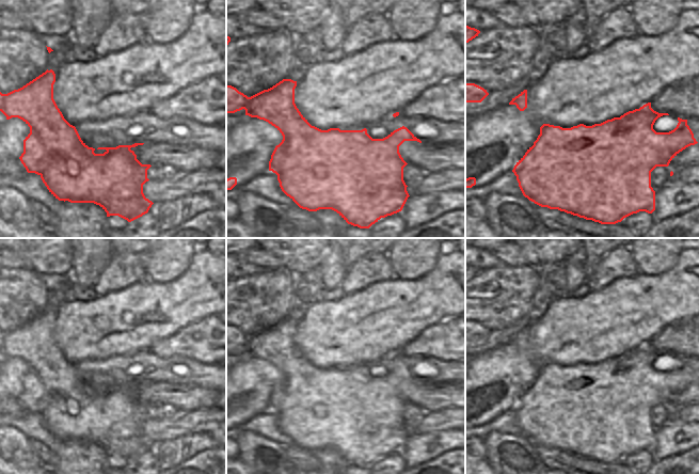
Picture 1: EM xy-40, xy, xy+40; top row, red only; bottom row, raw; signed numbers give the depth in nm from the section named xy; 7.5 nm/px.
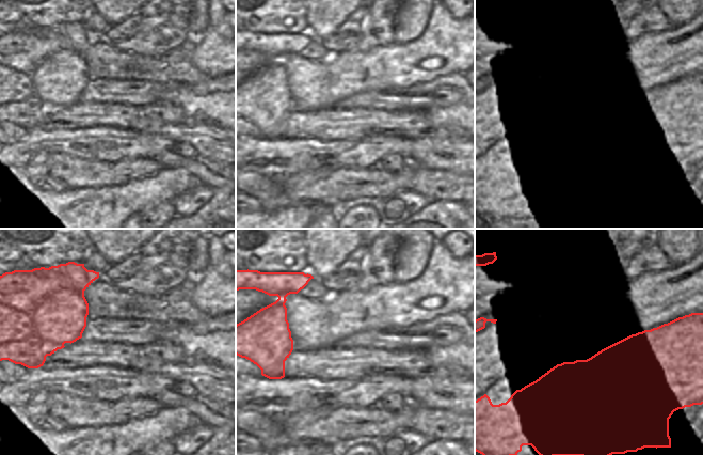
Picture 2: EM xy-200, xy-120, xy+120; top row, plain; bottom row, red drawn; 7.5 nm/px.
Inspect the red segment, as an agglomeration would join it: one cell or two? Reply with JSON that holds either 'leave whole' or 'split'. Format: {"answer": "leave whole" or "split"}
{"answer": "split"}

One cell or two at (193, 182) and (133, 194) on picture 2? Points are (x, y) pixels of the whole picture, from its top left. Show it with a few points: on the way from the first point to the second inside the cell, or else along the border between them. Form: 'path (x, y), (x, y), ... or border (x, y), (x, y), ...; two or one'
path (178, 182), (148, 188); one

